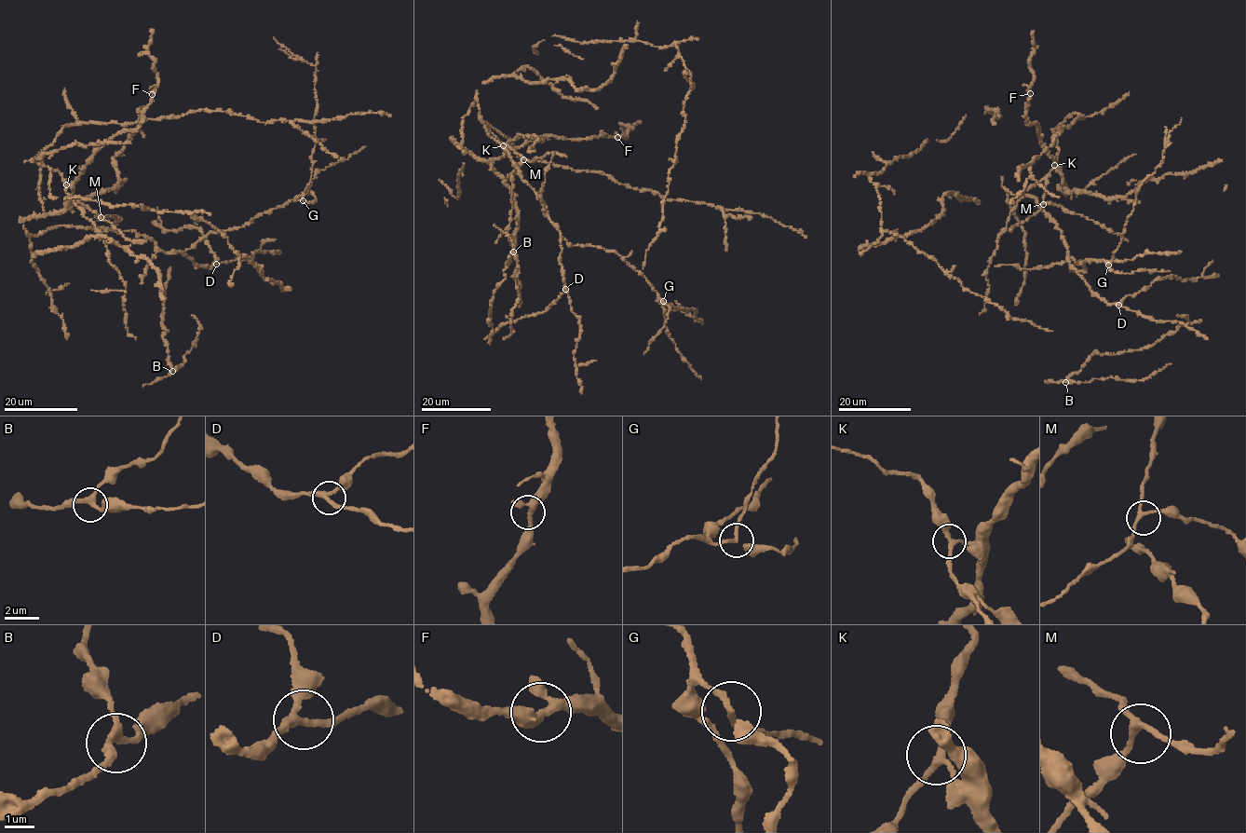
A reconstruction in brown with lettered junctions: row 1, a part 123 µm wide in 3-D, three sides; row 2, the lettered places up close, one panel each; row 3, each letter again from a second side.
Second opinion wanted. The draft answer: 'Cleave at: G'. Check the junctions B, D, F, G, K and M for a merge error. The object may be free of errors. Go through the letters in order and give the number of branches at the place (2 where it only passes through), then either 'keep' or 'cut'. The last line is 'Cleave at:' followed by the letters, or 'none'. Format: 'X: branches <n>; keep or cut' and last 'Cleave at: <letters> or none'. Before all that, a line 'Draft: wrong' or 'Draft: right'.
Draft: right
B: branches 3; keep
D: branches 3; keep
F: branches 3; keep
G: branches 3; cut
K: branches 3; keep
M: branches 3; keep
Cleave at: G

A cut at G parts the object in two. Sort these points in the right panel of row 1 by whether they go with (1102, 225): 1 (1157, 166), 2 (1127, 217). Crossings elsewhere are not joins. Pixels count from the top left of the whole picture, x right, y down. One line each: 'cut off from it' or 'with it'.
1: cut off from it
2: cut off from it

